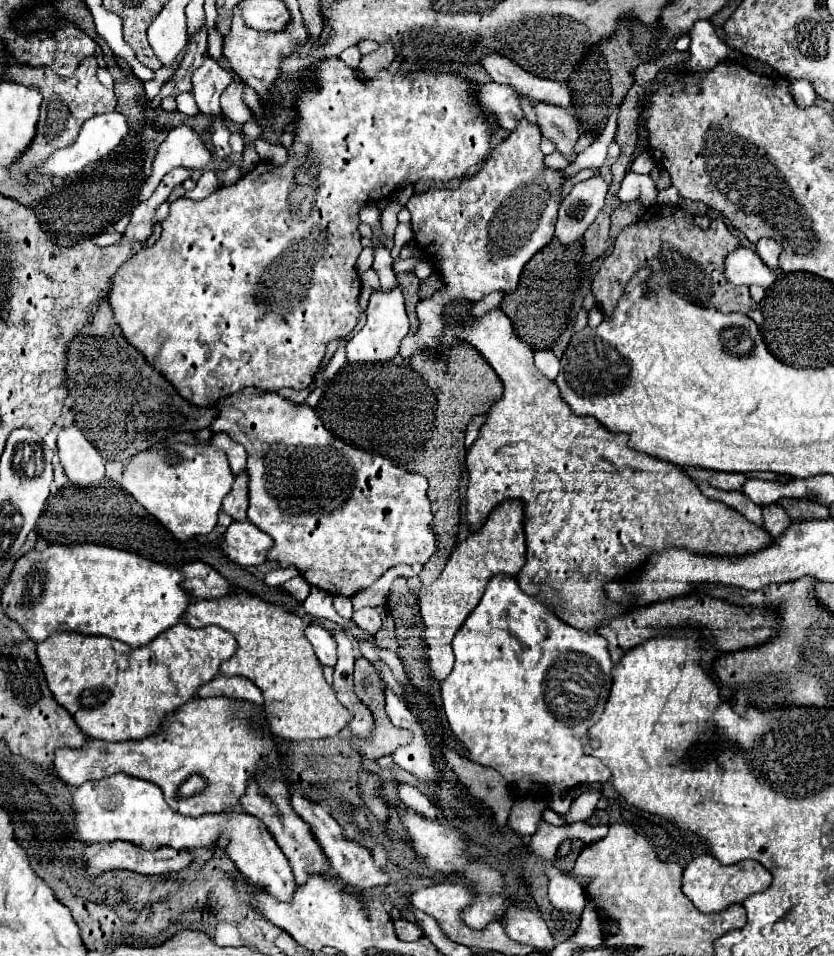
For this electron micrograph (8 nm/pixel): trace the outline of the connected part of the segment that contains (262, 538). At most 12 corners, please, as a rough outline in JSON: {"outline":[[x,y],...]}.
{"outline":[[234,521],[220,549],[250,567],[266,561],[274,541],[254,523]]}

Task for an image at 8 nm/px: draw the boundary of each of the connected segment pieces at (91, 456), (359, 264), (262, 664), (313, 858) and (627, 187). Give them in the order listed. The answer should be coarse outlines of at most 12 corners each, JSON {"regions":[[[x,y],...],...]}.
{"regions":[[[76,425],[58,435],[68,479],[104,479],[104,459]],[[364,248],[356,262],[361,275],[372,267],[374,250]],[[236,587],[182,621],[238,651],[220,673],[264,693],[272,735],[334,737],[350,713],[298,615]],[[266,769],[240,803],[272,833],[296,885],[330,861],[290,807],[284,775]],[[626,173],[618,197],[622,201],[656,203],[658,187],[650,175]]]}

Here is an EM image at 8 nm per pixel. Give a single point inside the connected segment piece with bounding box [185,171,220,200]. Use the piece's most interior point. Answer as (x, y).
(207, 184)

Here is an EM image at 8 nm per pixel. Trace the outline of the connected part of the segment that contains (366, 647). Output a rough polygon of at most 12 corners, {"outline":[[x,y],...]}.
{"outline":[[359,641],[362,655],[370,662],[379,661],[375,643]]}

